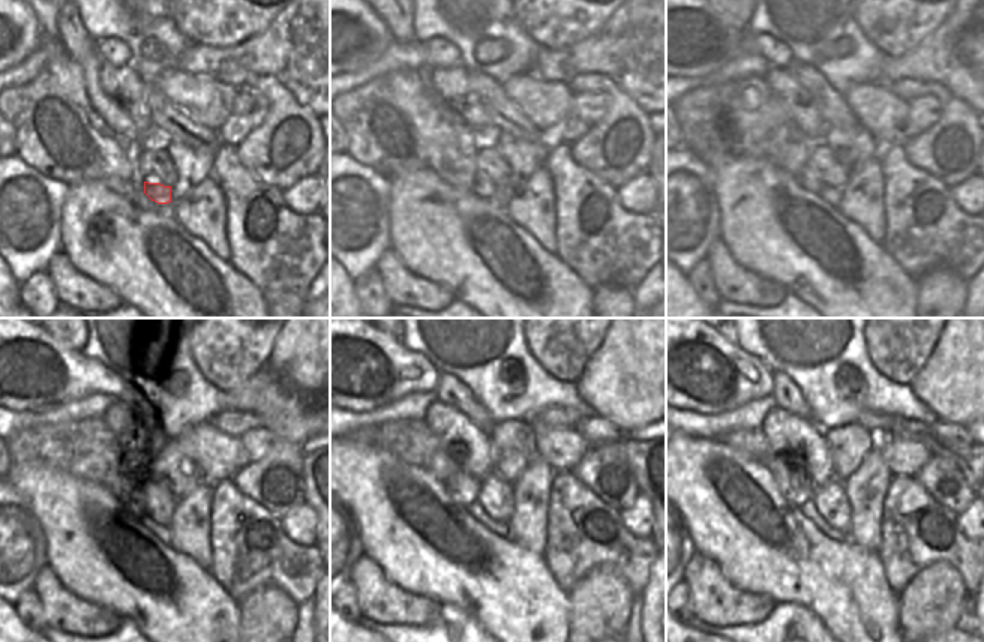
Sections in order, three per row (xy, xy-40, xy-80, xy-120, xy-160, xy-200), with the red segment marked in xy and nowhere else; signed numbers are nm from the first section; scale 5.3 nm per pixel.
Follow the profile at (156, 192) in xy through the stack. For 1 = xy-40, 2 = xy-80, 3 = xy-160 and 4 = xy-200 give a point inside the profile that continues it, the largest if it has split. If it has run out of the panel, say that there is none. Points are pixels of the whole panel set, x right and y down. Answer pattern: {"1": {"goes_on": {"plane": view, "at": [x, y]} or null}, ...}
{"1": {"goes_on": {"plane": "xy-40", "at": [482, 188]}}, "2": {"goes_on": {"plane": "xy-80", "at": [806, 177]}}, "3": {"goes_on": {"plane": "xy-160", "at": [462, 489]}}, "4": {"goes_on": {"plane": "xy-200", "at": [794, 486]}}}

